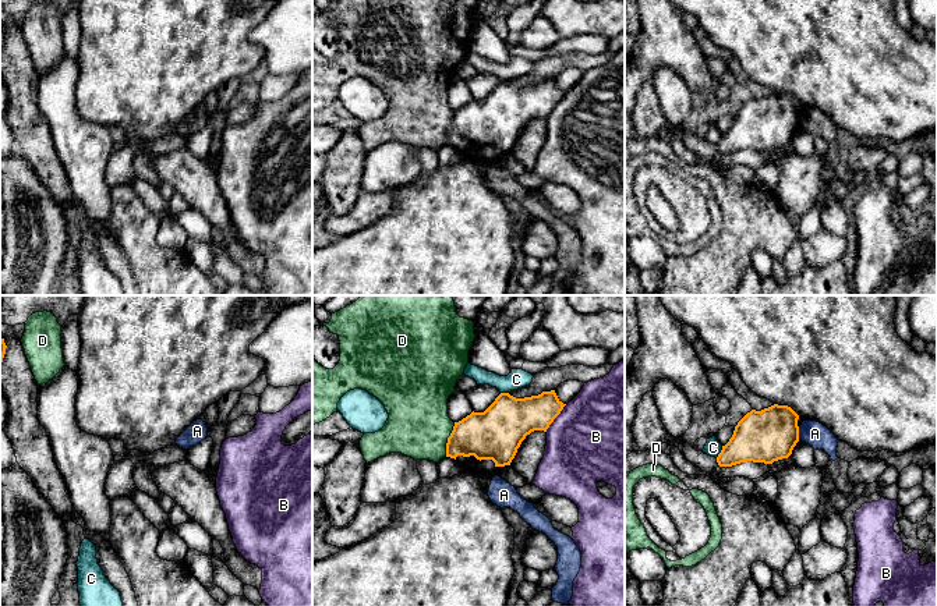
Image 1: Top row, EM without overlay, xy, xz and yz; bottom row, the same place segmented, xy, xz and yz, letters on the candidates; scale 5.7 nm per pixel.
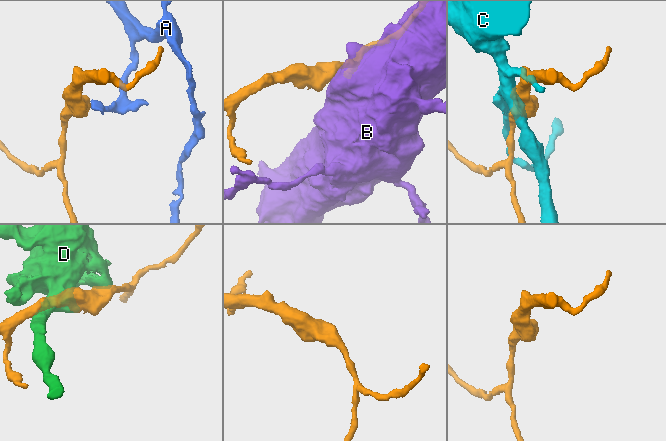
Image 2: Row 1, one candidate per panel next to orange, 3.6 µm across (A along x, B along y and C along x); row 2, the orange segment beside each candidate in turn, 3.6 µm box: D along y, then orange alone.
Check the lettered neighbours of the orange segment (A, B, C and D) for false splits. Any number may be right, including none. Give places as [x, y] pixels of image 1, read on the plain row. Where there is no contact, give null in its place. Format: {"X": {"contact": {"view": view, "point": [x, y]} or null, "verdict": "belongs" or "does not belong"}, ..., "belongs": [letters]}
{"A": {"contact": {"view": "yz", "point": [798, 121]}, "verdict": "does not belong"}, "B": {"contact": {"view": "xz", "point": [555, 105]}, "verdict": "does not belong"}, "C": {"contact": {"view": "yz", "point": [721, 140]}, "verdict": "does not belong"}, "D": {"contact": {"view": "xz", "point": [448, 127]}, "verdict": "does not belong"}, "belongs": []}

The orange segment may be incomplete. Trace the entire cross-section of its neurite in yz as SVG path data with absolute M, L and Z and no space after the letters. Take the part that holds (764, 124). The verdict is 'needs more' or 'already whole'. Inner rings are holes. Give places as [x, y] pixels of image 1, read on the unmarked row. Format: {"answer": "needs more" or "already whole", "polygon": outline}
{"answer": "already whole", "polygon": "M774 92L761 99L752 98L738 110L732 125L722 134L717 145L718 153L732 155L747 149L772 152L788 146L799 130L798 107L799 103L788 93Z"}

